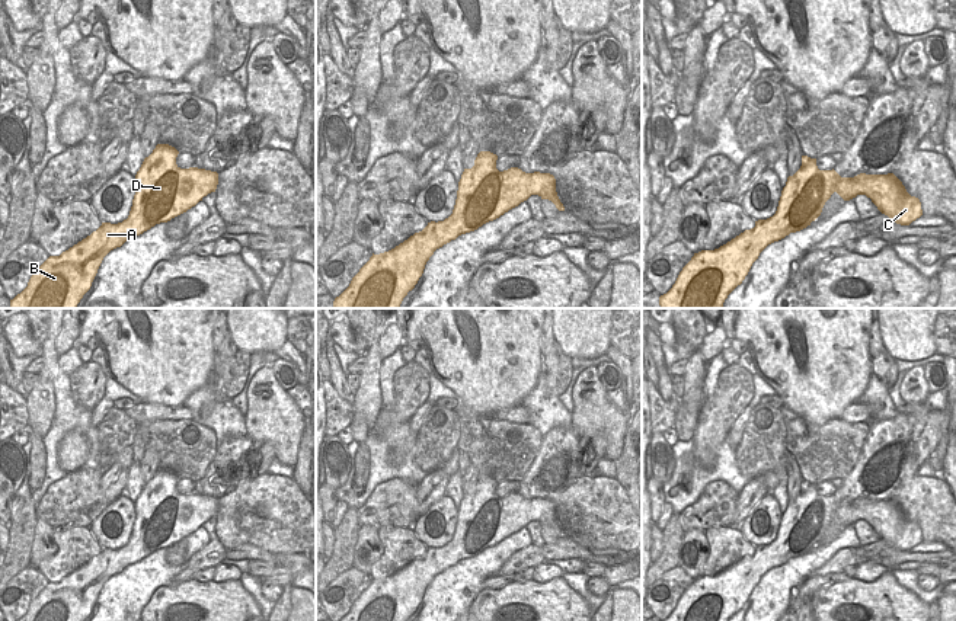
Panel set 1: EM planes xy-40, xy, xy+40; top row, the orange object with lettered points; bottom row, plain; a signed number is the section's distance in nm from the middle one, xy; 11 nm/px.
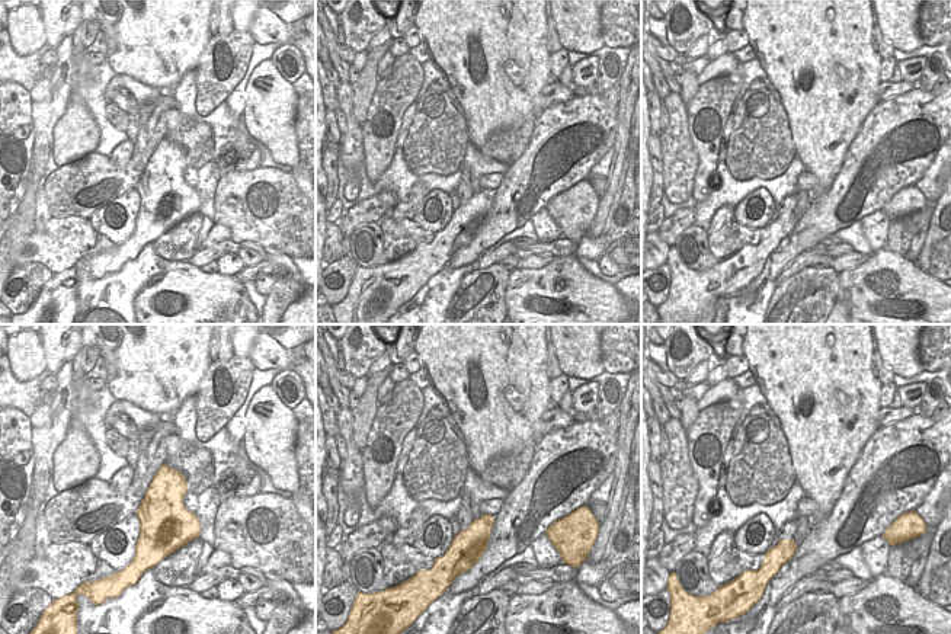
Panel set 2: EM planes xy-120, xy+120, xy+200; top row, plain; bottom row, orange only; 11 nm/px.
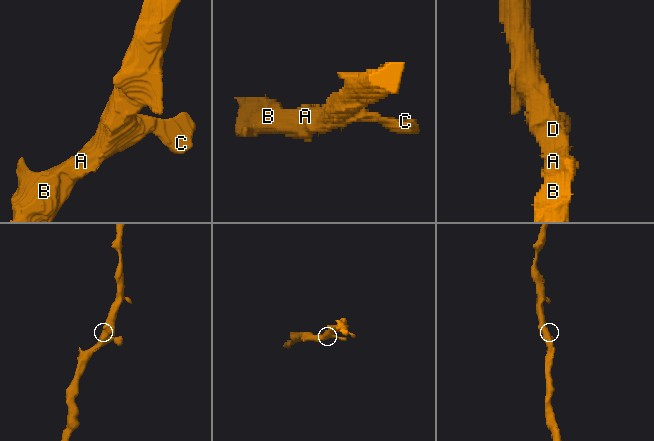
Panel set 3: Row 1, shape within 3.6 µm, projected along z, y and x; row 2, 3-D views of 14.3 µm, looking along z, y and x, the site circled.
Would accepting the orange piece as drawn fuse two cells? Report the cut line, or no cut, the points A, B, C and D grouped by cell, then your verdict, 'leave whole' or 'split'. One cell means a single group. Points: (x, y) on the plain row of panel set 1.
cut none; groups A B C D; leave whole

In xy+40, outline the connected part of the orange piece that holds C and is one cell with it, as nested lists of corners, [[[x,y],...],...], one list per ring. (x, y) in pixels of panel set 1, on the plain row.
[[[802,481],[800,494],[787,503],[776,540],[755,547],[754,554],[719,574],[694,579],[664,621],[729,621],[768,570],[810,551],[834,518],[844,526],[866,521],[901,551],[923,541],[920,525],[911,522],[893,499],[841,503],[834,494],[819,496],[816,484]]]

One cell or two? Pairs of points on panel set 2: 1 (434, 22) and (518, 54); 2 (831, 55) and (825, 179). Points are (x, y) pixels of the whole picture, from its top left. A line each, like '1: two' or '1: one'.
1: one
2: one

